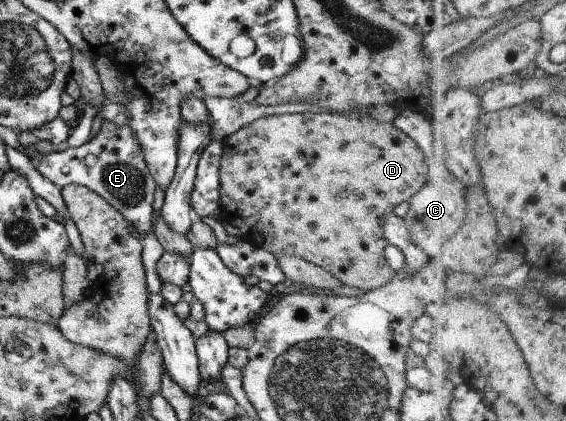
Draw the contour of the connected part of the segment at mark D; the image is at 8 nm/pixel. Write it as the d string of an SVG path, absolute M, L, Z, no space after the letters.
M331 113L270 115L252 121L226 137L222 141L222 148L218 167L218 182L219 202L224 210L222 220L225 225L241 233L239 238L250 244L262 246L265 251L270 251L272 254L280 252L280 254L300 257L306 262L323 268L327 273L336 277L342 285L354 286L354 288L360 288L360 290L370 291L381 287L395 275L383 255L383 250L387 245L382 230L383 220L387 214L392 212L392 208L396 204L408 201L415 192L418 192L418 189L422 188L435 175L432 165L428 161L428 154L422 152L414 144L414 141L405 135L403 129L397 129L390 122L381 123L368 117L350 118Z

